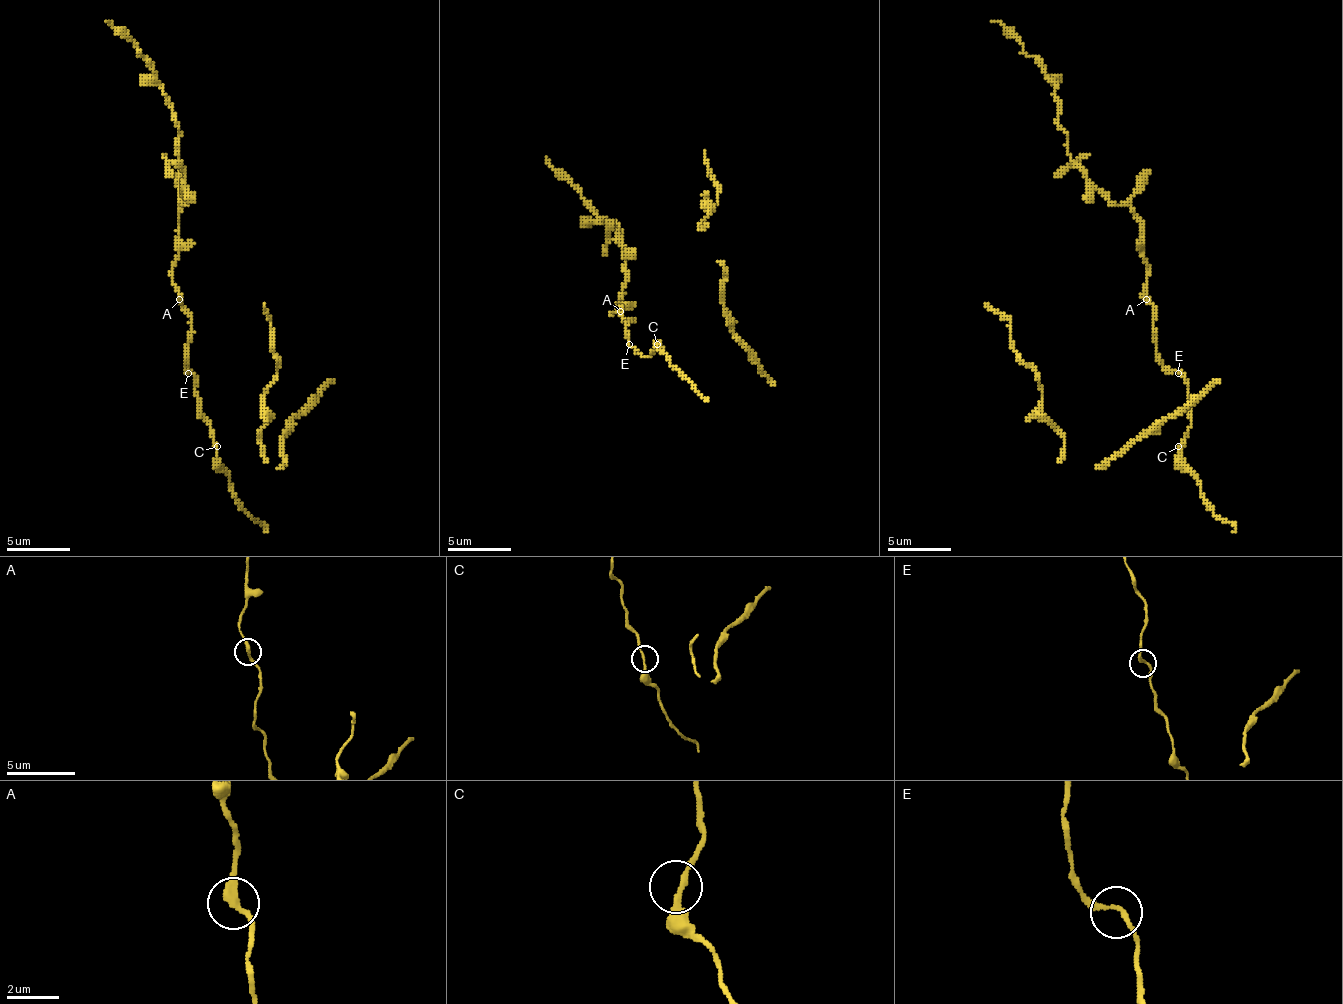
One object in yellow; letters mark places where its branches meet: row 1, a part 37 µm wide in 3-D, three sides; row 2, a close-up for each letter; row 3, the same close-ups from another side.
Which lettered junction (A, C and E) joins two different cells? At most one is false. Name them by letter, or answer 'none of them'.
none of them

